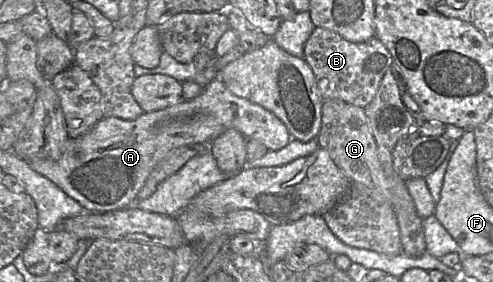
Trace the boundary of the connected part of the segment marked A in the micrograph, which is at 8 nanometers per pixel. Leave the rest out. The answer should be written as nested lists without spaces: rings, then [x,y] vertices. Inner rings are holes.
[[[213,79],[202,92],[191,100],[182,100],[176,105],[154,112],[143,112],[135,120],[103,117],[88,132],[77,138],[69,138],[62,155],[56,159],[36,158],[28,161],[38,173],[48,178],[69,197],[90,212],[103,213],[126,208],[137,201],[137,194],[151,172],[173,150],[190,144],[210,144],[214,138],[228,129],[240,132],[246,140],[262,143],[268,151],[277,151],[291,140],[286,126],[262,106],[232,94],[220,80]]]

